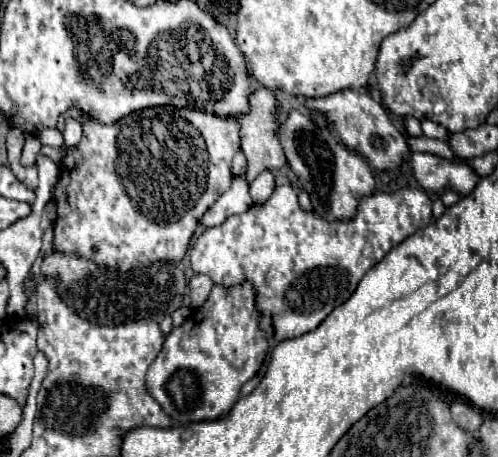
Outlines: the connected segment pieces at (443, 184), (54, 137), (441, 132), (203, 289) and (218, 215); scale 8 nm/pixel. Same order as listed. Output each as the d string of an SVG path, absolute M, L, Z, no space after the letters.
M413 154L411 168L417 182L431 192L455 190L461 196L469 196L475 184L481 180L473 170L473 186L471 186L471 166L465 160L445 160L435 154Z
M43 128L39 140L43 146L55 146L55 148L63 146L63 134L57 128Z
M429 116L421 118L421 128L423 128L423 134L429 136L429 138L439 138L443 142L447 140L447 130L441 124L437 124L433 118L429 118Z
M195 274L195 276L189 280L189 288L191 288L191 306L193 306L193 308L201 308L201 306L205 304L205 300L209 298L209 294L211 294L213 282L211 282L209 276Z
M243 176L233 178L231 188L219 196L219 200L205 212L201 218L201 224L205 228L219 226L223 220L227 220L233 214L243 214L253 206L253 200L249 196L249 184Z

